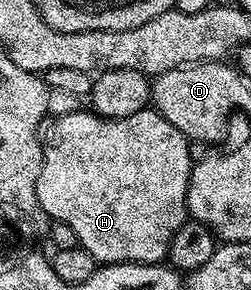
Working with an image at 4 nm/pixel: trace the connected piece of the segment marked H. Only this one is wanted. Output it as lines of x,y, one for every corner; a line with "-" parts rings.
153,107
141,109
127,117
100,117
93,111
65,113
59,117
50,115
38,128
38,142
42,144
42,166
40,175
36,179
36,195
38,196
38,206
42,208
42,212
50,218
51,222
68,223
68,227
72,227
73,233
76,235
79,246
87,249
94,256
95,261
104,265
119,265
120,263
157,265
167,260
170,244
176,231
180,231
180,227
188,220
186,196
192,168
192,160
190,161
192,142
180,130
172,127
172,123
168,123
168,119
164,119
164,115
160,115

